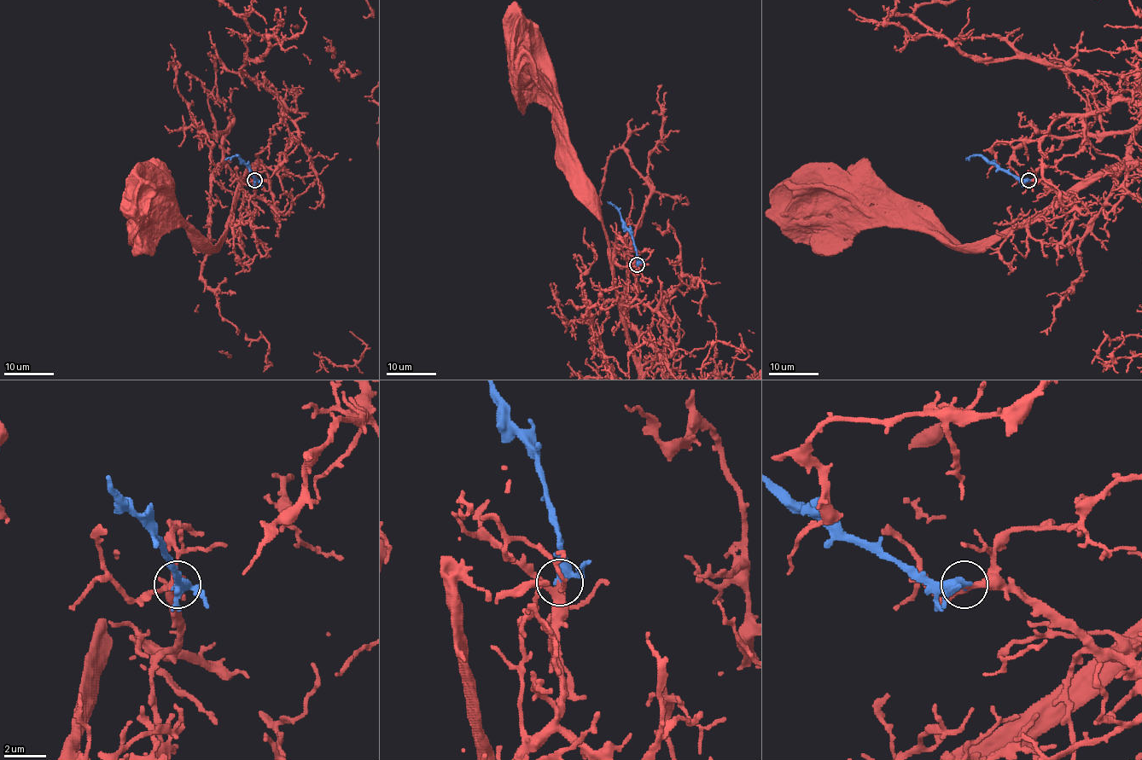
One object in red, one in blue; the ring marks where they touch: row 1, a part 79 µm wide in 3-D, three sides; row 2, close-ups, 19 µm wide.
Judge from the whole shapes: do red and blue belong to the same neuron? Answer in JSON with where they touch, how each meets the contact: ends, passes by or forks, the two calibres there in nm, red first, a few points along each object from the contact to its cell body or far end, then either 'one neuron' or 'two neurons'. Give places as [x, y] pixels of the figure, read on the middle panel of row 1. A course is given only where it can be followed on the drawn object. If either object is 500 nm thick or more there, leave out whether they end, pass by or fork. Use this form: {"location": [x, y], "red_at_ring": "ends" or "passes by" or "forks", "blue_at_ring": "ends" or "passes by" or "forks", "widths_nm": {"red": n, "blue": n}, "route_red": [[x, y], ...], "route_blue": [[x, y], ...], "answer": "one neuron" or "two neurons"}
{"location": [637, 264], "red_at_ring": "passes by", "blue_at_ring": "passes by", "widths_nm": {"red": 240, "blue": 360}, "route_red": [[638, 263], [638, 295], [624, 310], [597, 194], [569, 140], [563, 112], [518, 60], [517, 46]], "route_blue": [[638, 263], [632, 234], [620, 217], [620, 211], [608, 202]], "answer": "one neuron"}

